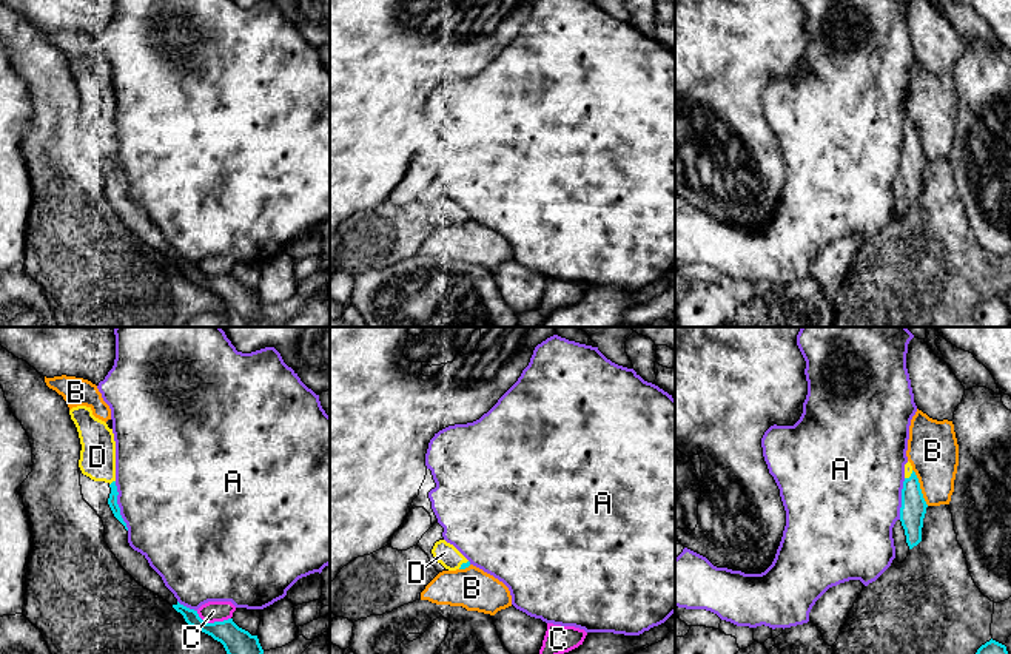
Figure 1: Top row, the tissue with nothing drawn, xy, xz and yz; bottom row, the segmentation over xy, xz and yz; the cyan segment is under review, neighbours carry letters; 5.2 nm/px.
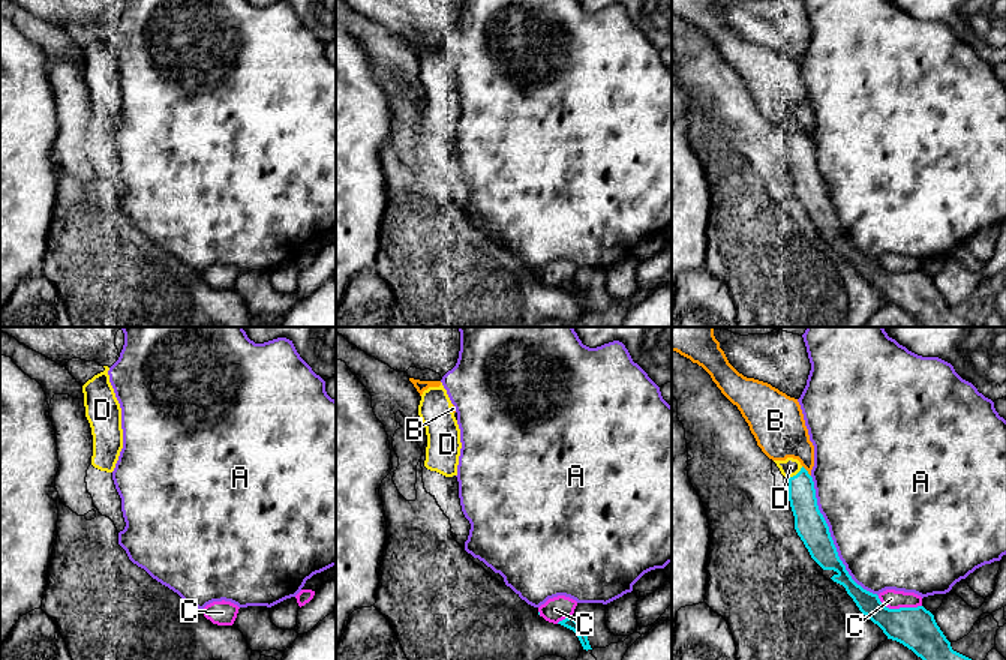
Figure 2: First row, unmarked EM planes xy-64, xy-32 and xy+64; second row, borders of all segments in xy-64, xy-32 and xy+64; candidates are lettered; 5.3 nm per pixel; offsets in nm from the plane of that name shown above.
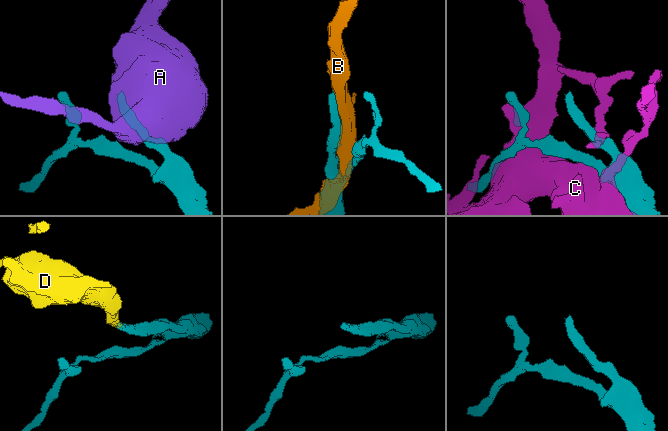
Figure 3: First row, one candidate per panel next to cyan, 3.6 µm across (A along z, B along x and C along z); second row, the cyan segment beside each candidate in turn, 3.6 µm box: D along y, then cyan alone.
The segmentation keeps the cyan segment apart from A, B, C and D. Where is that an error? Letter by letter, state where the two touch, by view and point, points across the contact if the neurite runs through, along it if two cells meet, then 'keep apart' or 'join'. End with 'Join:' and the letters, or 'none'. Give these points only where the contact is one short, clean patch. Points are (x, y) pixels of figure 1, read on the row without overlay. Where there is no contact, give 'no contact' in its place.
A: contact xy (117, 161); keep apart
B: contact yz (919, 142); keep apart
C: contact xy (214, 276); keep apart
D: contact xy (111, 138); join
Join: D

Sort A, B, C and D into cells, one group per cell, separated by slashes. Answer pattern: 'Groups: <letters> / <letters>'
Groups: A / B / C / D

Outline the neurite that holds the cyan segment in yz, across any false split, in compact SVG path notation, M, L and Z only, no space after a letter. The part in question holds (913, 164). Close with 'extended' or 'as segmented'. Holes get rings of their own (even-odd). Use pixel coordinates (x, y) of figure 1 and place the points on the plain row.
M911 117L905 119L905 136L902 143L900 176L905 184L909 204L922 196L923 173L926 168L926 156L923 153L919 133Z; extended

